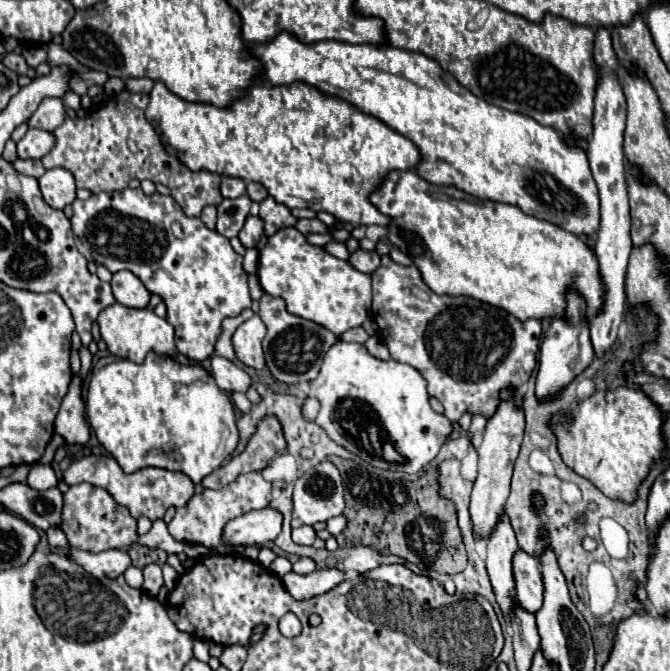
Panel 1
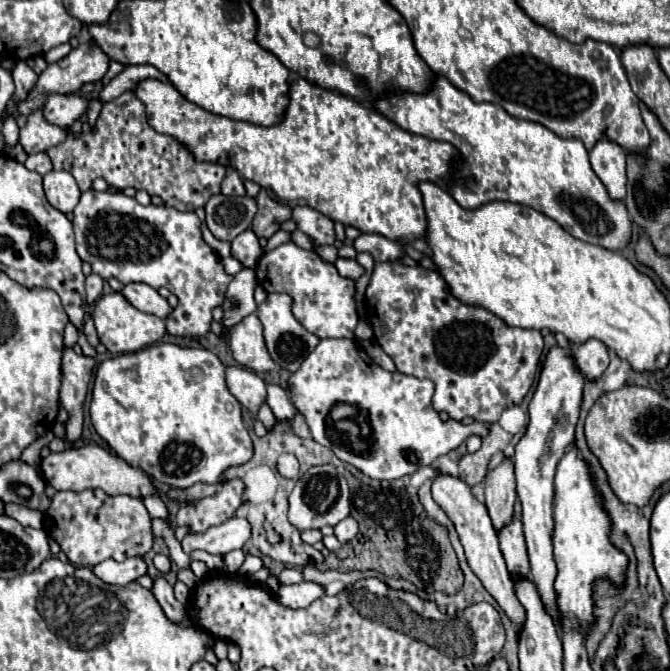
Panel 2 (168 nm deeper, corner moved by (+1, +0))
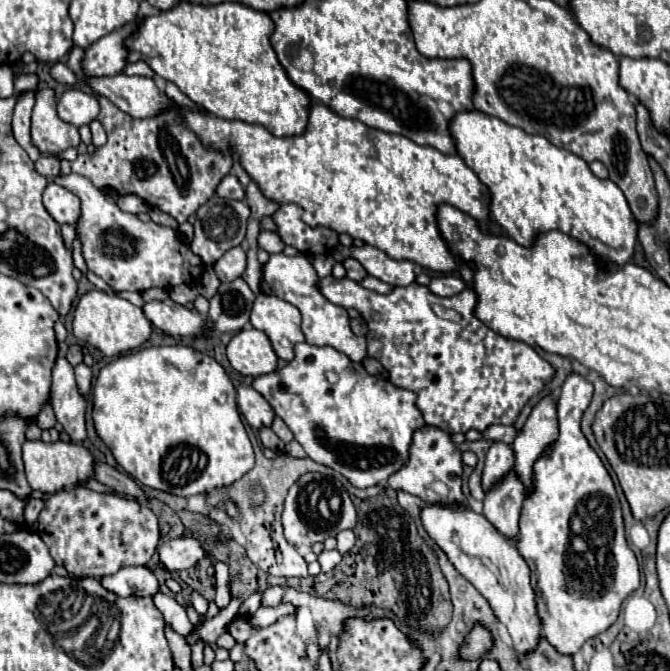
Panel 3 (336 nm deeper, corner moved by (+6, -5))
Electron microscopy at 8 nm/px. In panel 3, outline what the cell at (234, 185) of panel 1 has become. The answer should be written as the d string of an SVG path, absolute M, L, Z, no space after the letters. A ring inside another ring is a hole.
M226 175L218 189L216 189L216 195L222 197L222 199L244 199L244 187L240 185L240 181L234 177L234 175Z

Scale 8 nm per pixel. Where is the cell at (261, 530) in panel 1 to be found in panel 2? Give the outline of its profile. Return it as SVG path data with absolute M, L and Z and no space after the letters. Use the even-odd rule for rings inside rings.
M231 518L219 526L207 528L207 532L189 532L183 540L183 552L205 550L211 554L227 554L235 548L243 548L243 544L251 538L251 526L245 518Z

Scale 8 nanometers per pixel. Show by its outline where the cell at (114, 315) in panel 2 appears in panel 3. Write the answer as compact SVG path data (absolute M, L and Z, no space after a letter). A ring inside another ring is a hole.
M90 291L80 297L78 307L74 311L74 335L92 347L100 349L108 357L118 357L120 353L138 349L150 339L152 323L144 317L140 307L134 307L130 301L108 295L104 291Z

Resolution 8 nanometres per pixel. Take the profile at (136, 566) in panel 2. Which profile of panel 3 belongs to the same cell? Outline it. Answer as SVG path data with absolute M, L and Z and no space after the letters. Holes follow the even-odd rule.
M144 565L120 569L118 573L114 573L110 577L102 577L100 583L102 583L104 589L108 589L108 591L120 595L120 597L126 597L130 593L150 597L158 591L158 579Z

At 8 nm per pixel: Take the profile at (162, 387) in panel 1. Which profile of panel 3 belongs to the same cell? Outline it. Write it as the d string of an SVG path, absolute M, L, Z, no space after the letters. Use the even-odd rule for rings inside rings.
M184 345L146 347L100 369L94 383L92 419L116 463L146 487L178 497L208 493L238 481L254 467L254 451L236 407L236 389L216 359Z

